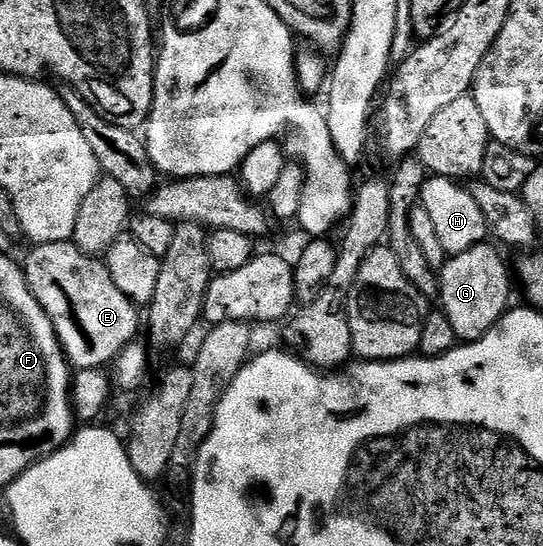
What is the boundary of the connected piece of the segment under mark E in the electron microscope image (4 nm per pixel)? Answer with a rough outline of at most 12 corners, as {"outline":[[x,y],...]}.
{"outline":[[38,243],[25,280],[70,368],[138,338],[138,308],[100,258]]}

